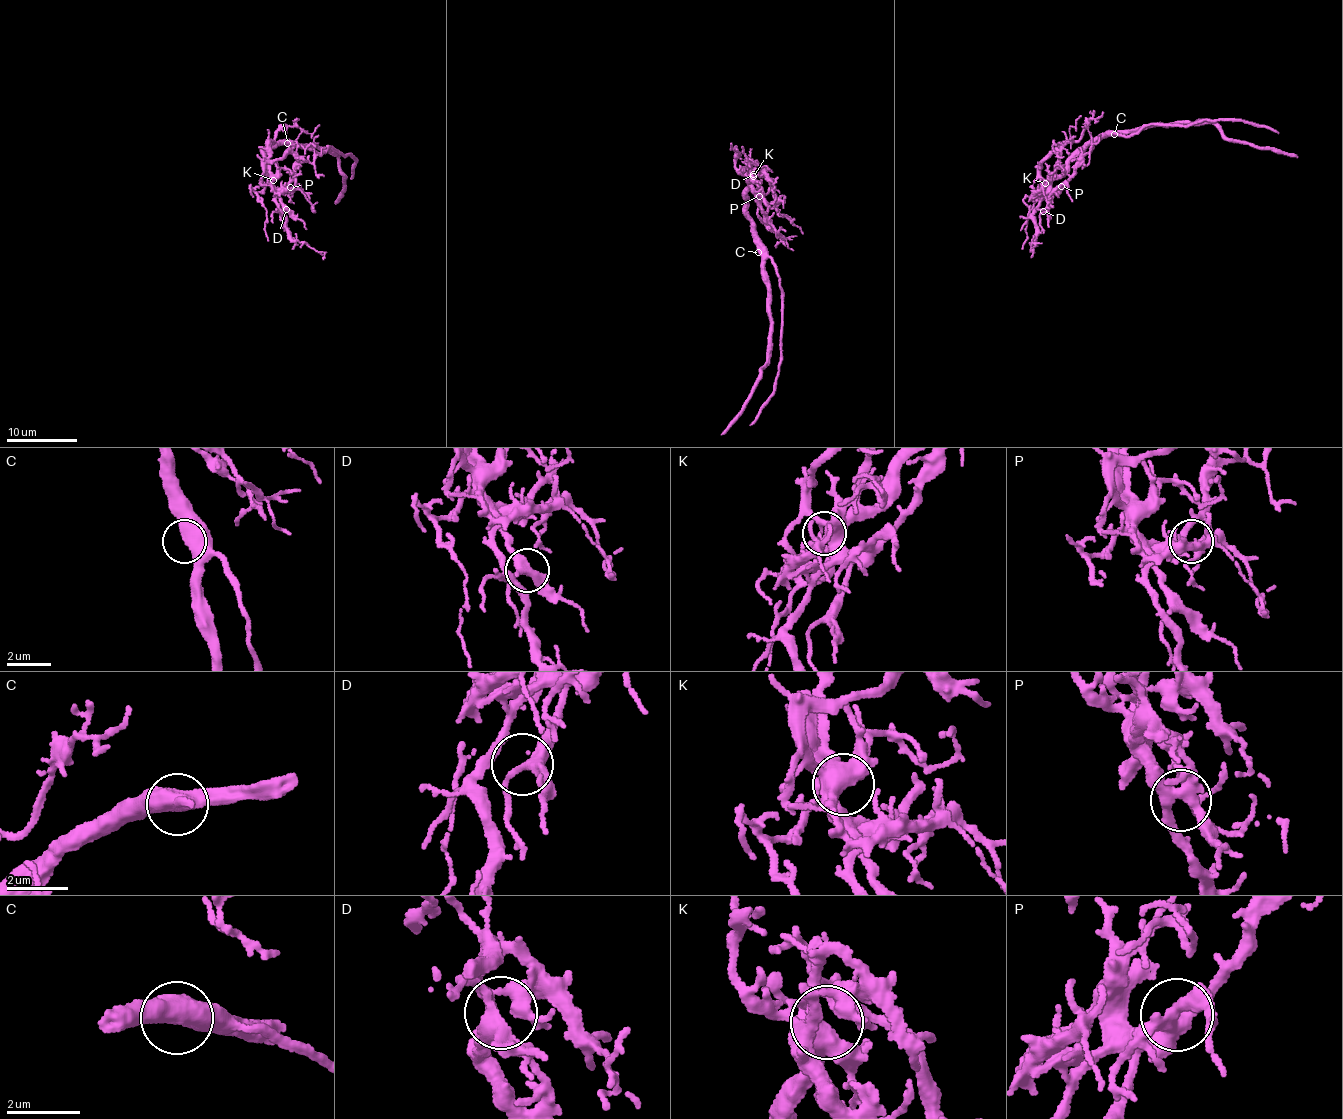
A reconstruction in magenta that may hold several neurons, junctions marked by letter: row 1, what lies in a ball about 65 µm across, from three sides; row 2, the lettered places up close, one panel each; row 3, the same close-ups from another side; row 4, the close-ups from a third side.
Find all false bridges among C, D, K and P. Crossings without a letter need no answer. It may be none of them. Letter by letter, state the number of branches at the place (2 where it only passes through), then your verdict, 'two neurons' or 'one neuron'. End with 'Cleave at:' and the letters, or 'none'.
C: 1 branches meet; one neuron
D: 3 branches meet; one neuron
K: 6 branches meet; one neuron
P: 5 branches meet; one neuron
Cleave at: none

